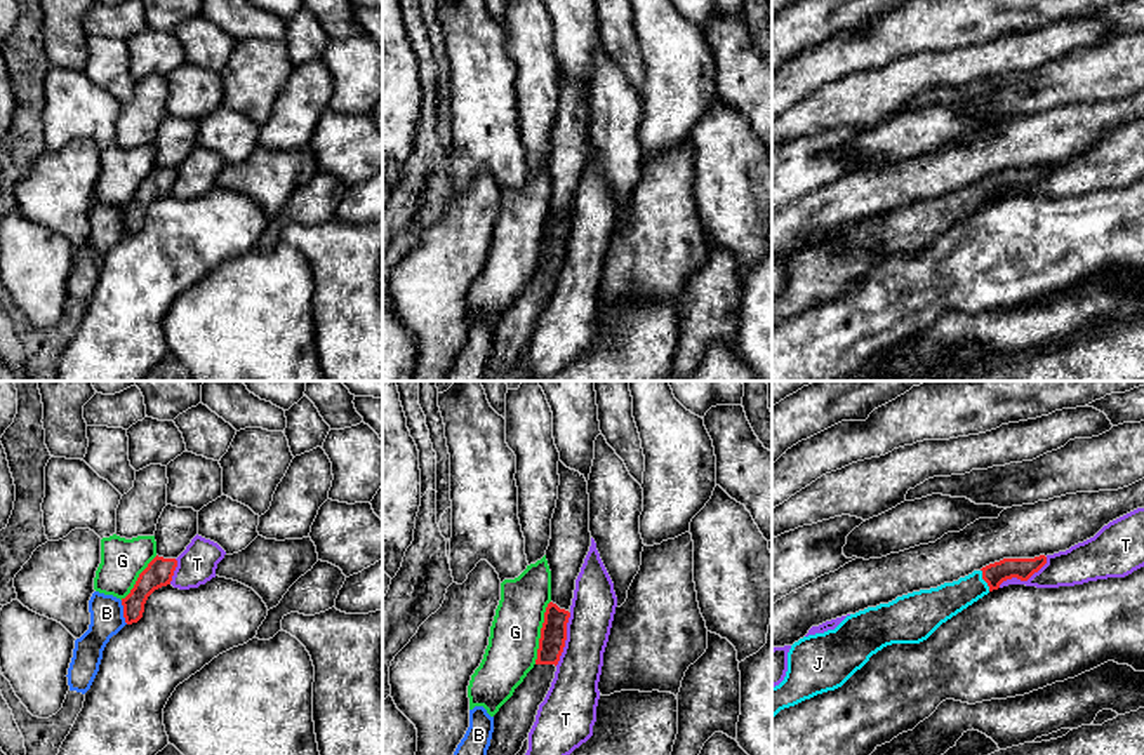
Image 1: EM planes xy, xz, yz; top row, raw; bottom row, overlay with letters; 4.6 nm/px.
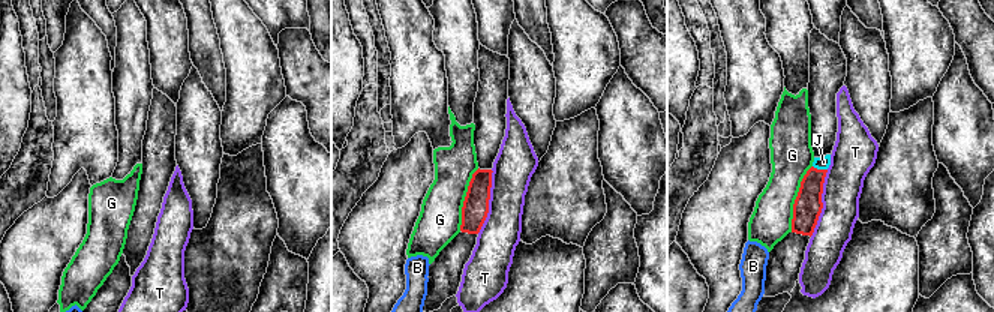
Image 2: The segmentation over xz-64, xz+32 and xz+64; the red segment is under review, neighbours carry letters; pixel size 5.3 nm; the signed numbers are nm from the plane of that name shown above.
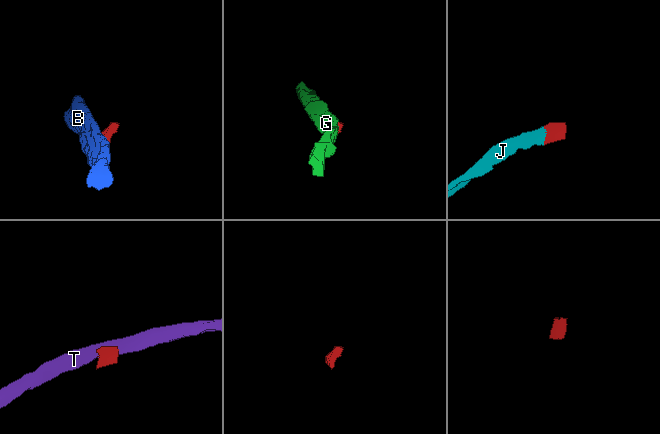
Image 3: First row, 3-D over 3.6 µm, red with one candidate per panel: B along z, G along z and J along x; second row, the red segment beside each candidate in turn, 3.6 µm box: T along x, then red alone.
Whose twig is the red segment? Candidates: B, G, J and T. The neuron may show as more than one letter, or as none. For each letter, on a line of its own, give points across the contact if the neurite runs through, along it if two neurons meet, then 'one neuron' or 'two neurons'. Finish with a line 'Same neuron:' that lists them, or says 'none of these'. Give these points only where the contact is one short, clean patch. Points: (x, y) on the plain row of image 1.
B: along xy (120, 211), (127, 233) | two neurons
G: along xz (550, 211), (534, 273) | two neurons
J: across yz (993, 185), (983, 188), (974, 197), (939, 214) | one neuron
T: along yz (1047, 167), (1026, 190), (1007, 188), (998, 197) | two neurons
Same neuron: J

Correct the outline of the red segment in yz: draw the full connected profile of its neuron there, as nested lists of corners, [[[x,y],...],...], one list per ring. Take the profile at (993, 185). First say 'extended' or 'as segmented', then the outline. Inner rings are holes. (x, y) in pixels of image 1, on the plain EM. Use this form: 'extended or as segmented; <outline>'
extended; [[[1045,165],[1003,169],[958,191],[850,224],[835,240],[800,249],[788,263],[784,291],[772,297],[772,327],[841,297],[887,256],[927,251],[942,233],[998,200],[1003,191],[1028,191],[1045,174]]]

